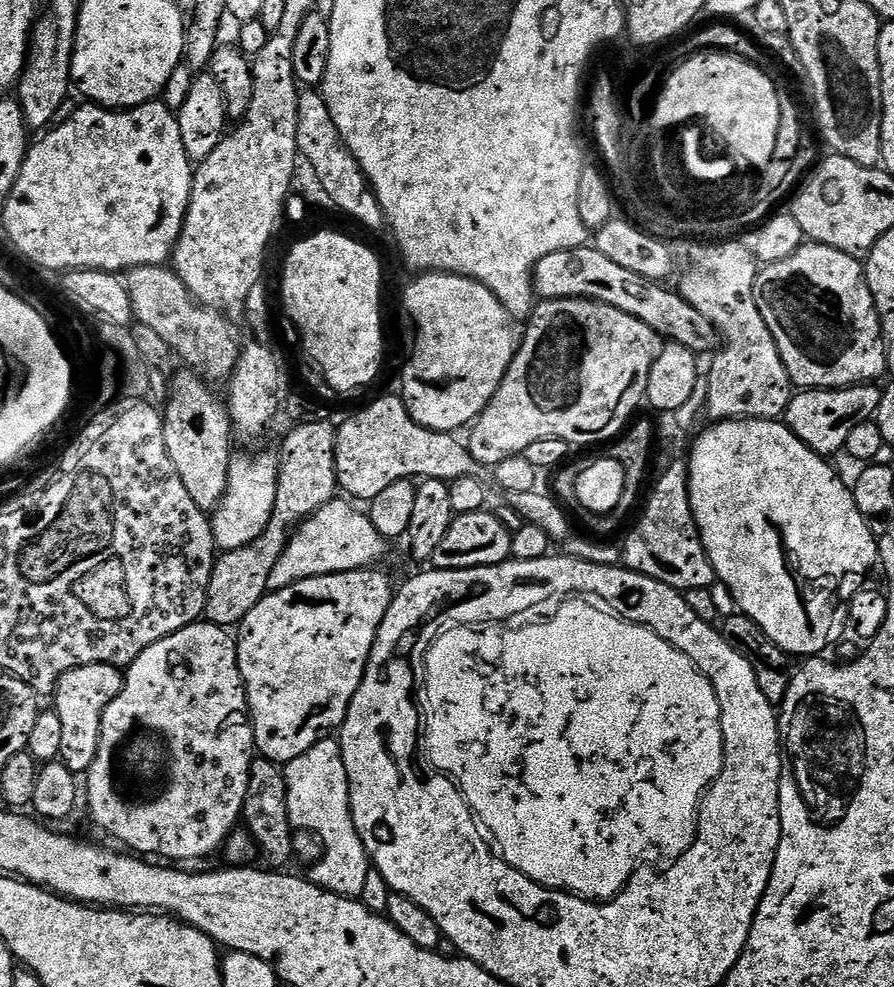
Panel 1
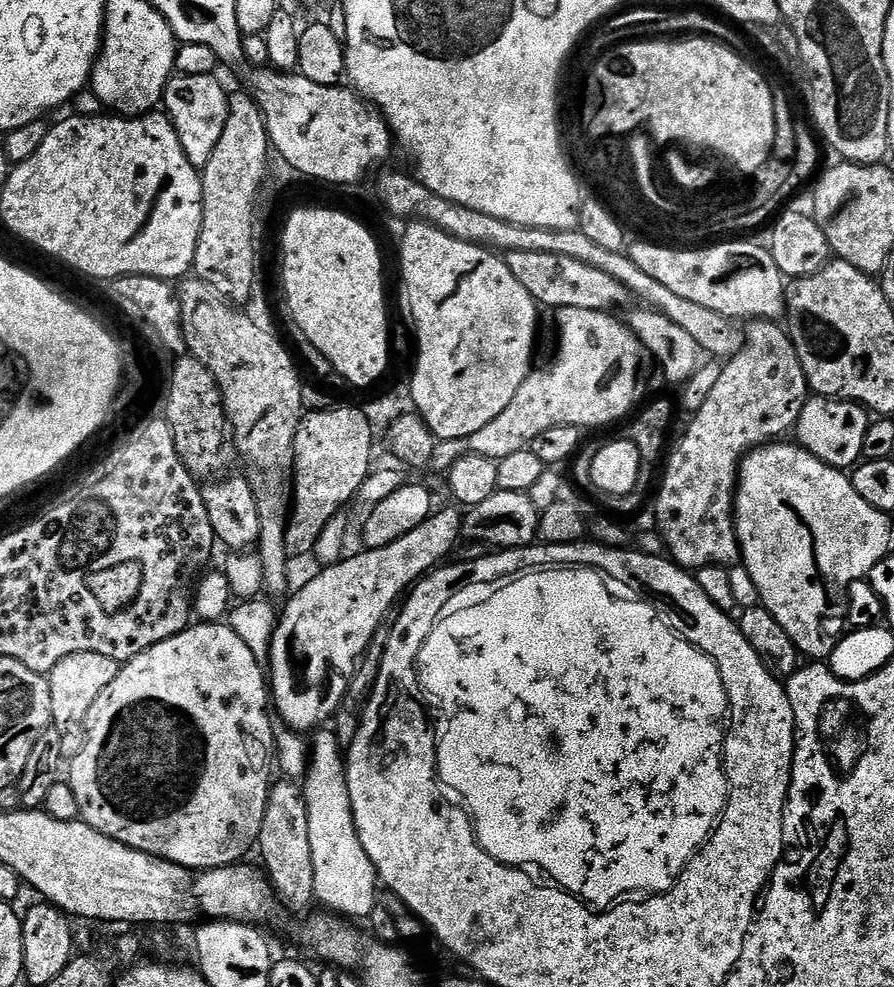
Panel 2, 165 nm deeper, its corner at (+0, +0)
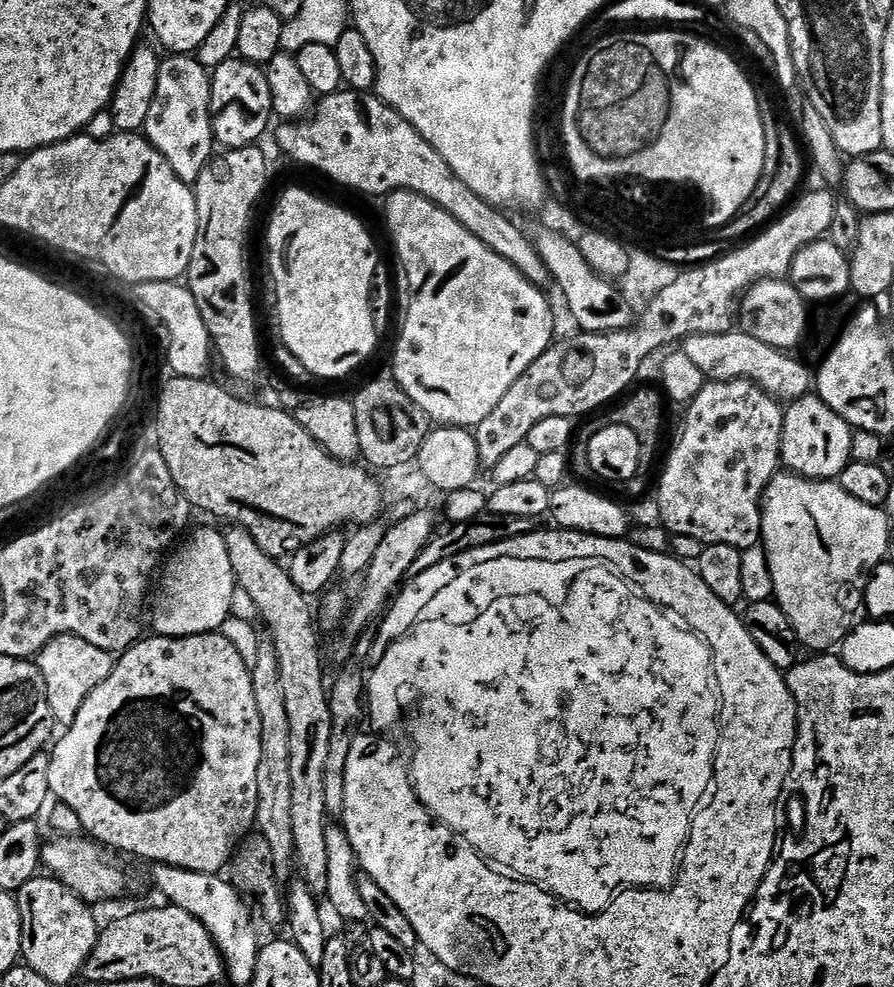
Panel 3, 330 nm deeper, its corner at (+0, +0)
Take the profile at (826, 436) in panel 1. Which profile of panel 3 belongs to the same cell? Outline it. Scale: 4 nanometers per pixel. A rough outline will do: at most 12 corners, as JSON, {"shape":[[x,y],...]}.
{"shape":[[809,394],[784,408],[789,473],[835,481],[852,463],[851,424]]}

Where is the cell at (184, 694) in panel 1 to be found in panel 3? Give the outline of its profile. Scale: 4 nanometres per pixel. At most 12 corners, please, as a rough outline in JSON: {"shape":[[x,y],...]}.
{"shape":[[219,631],[149,635],[50,755],[117,853],[223,873],[262,718]]}

